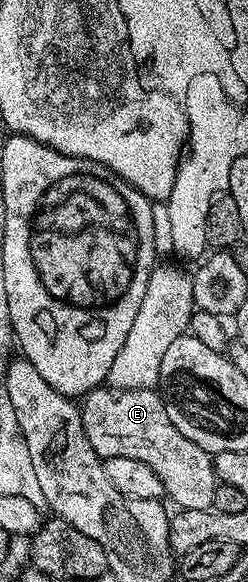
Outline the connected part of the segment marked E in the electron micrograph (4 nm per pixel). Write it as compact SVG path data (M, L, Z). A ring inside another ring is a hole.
M103 386L81 397L82 425L92 450L100 458L136 458L156 470L163 493L178 503L179 509L204 510L214 506L214 458L196 442L184 438L166 413L161 395L155 389L120 390Z

